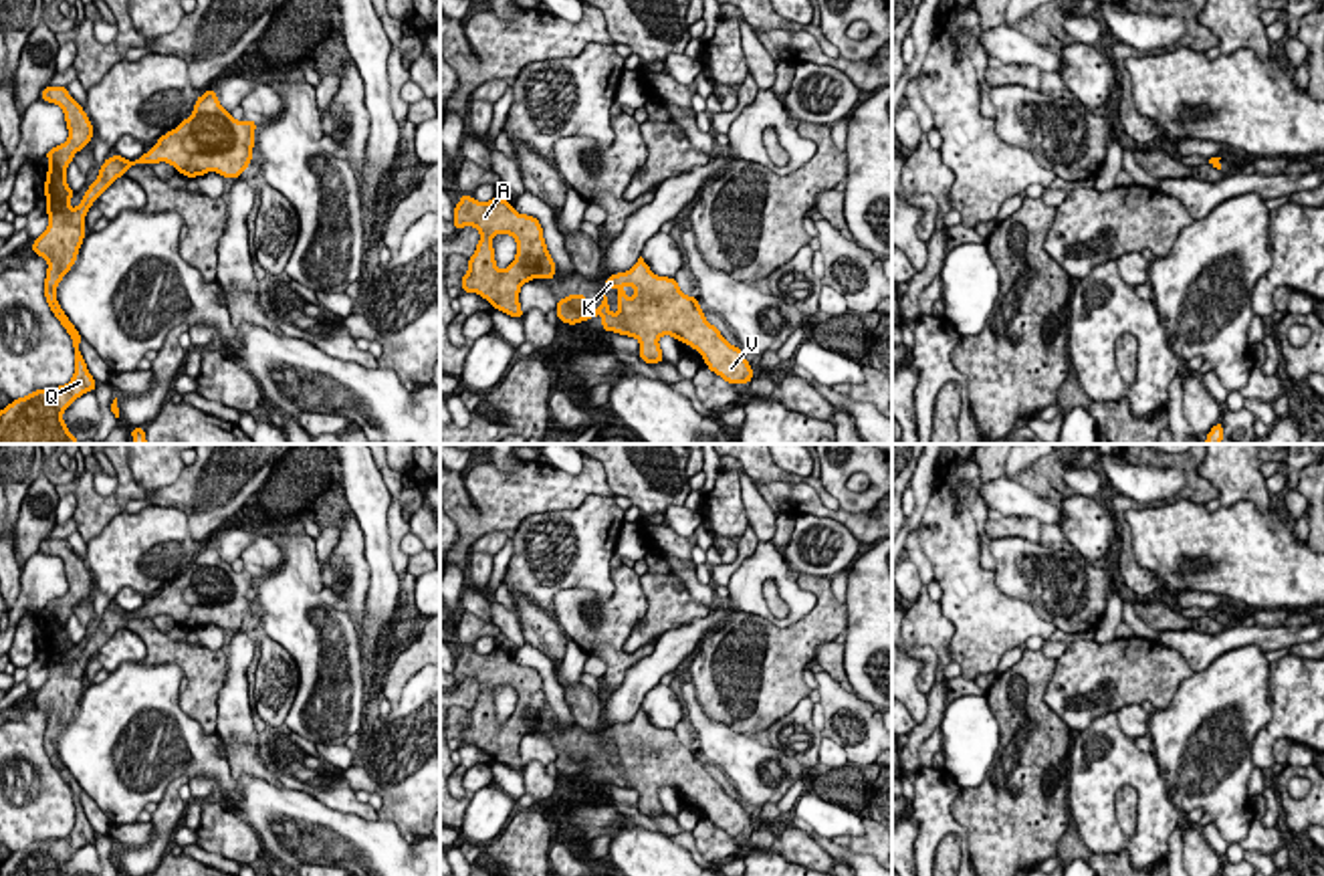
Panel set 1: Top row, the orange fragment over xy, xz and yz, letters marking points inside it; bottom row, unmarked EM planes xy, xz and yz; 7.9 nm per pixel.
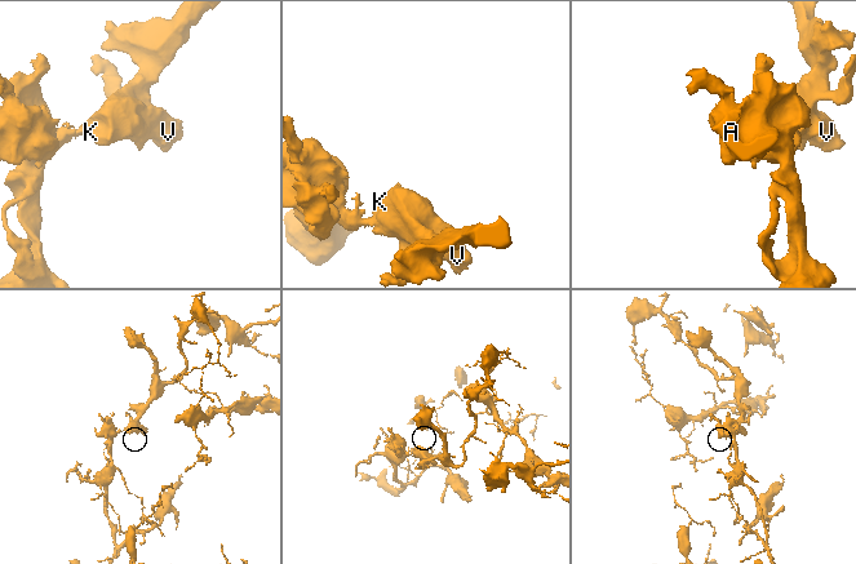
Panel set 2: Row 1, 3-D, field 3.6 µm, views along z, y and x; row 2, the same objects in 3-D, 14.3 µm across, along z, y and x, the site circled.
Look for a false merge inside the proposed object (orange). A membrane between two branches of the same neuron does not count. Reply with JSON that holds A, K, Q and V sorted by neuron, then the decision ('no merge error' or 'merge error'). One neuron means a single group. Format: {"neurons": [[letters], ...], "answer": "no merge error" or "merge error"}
{"neurons": [["A", "K", "Q", "V"]], "answer": "no merge error"}

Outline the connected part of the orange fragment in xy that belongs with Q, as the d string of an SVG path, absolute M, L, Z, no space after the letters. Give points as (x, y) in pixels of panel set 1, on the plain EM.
M44 539L40 551L63 561L69 589L44 608L50 614L50 620L44 624L48 678L32 692L32 704L48 715L44 751L73 791L75 826L67 838L34 842L24 850L12 852L0 862L0 876L65 876L65 862L85 844L95 844L97 840L79 801L83 789L57 753L57 739L73 721L85 692L85 668L93 654L117 630L125 628L131 618L139 616L155 618L166 614L186 630L216 624L222 630L238 632L252 614L256 583L256 571L236 573L232 565L220 557L214 541L208 541L196 551L194 565L176 581L163 585L147 606L133 614L119 606L107 610L81 656L69 660L67 656L75 644L69 640L65 626L75 606L91 595L95 581L85 561L69 547L67 539Z

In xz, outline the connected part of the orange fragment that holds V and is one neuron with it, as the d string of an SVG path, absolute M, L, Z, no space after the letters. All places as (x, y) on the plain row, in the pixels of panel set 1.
M640 708L628 725L616 725L603 733L605 741L618 741L618 763L608 761L603 747L597 761L585 761L587 747L567 747L557 751L557 771L577 777L601 767L601 781L640 793L640 811L644 815L664 813L658 791L672 787L676 793L696 801L706 819L731 838L753 834L753 819L743 801L731 797L721 783L710 777L696 749L680 743L676 731L658 729Z

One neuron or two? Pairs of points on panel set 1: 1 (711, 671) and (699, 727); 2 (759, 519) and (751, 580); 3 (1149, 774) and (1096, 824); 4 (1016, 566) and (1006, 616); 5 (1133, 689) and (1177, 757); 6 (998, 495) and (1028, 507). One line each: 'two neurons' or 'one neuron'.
1: two neurons
2: two neurons
3: one neuron
4: two neurons
5: two neurons
6: one neuron

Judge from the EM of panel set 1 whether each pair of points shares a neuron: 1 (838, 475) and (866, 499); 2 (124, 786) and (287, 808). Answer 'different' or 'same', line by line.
1: same
2: same

